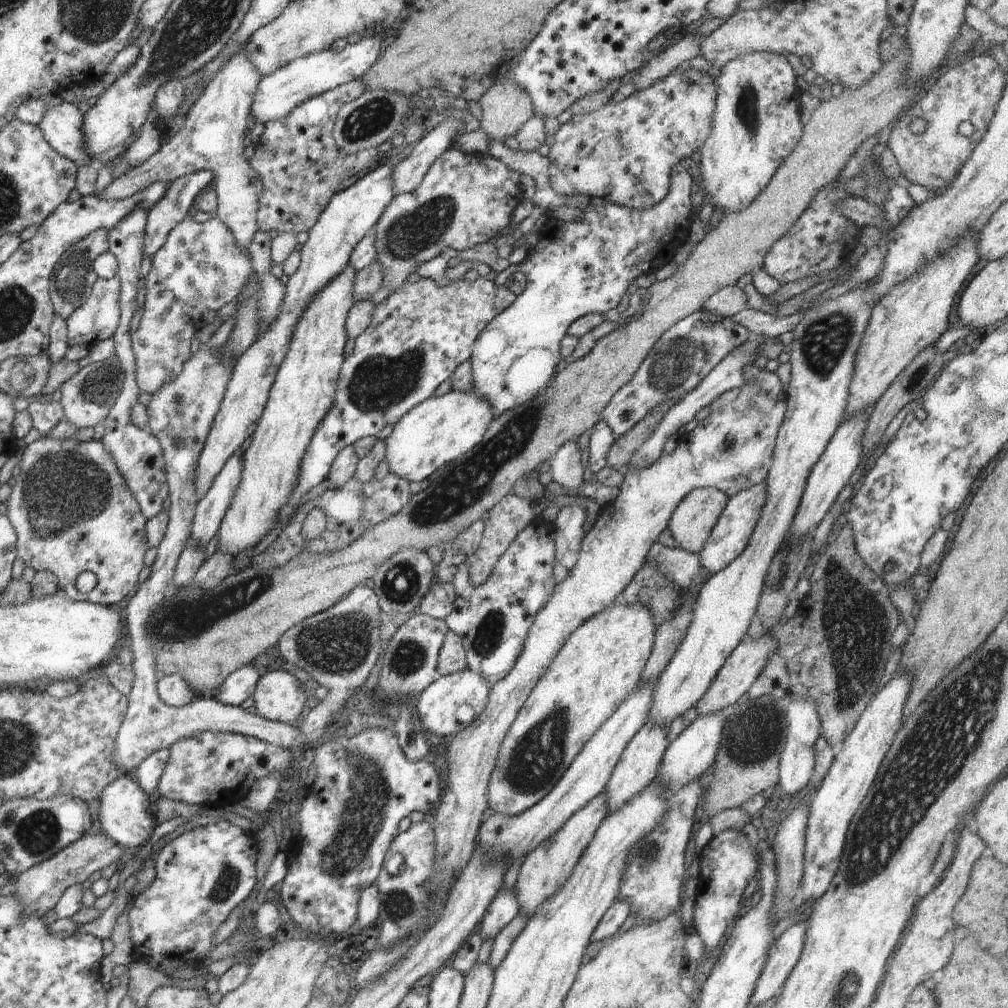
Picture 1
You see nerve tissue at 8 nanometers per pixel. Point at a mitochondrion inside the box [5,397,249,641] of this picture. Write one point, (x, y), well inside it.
(63, 491)

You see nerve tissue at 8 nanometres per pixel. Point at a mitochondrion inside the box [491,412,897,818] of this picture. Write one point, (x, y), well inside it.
(853, 620)

